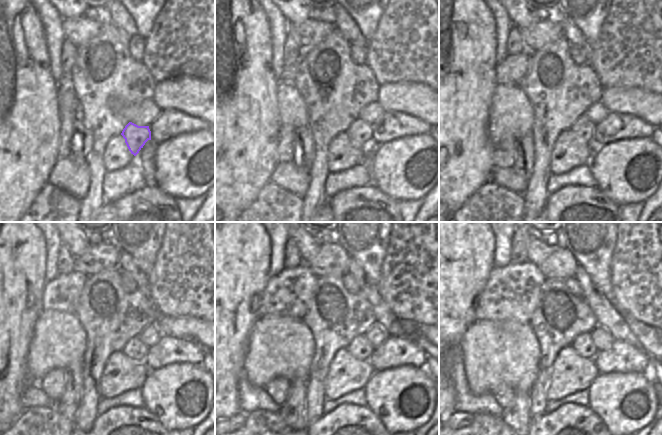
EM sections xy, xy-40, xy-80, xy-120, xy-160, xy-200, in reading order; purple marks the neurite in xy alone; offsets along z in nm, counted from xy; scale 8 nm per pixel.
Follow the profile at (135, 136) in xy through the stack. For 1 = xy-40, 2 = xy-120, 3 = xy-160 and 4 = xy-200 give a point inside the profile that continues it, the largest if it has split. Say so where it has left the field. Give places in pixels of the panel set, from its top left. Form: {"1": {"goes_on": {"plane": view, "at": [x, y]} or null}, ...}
{"1": {"goes_on": {"plane": "xy-40", "at": [359, 132]}}, "2": {"goes_on": {"plane": "xy-120", "at": [134, 349]}}, "3": {"goes_on": {"plane": "xy-160", "at": [359, 347]}}, "4": {"goes_on": {"plane": "xy-200", "at": [583, 345]}}}

